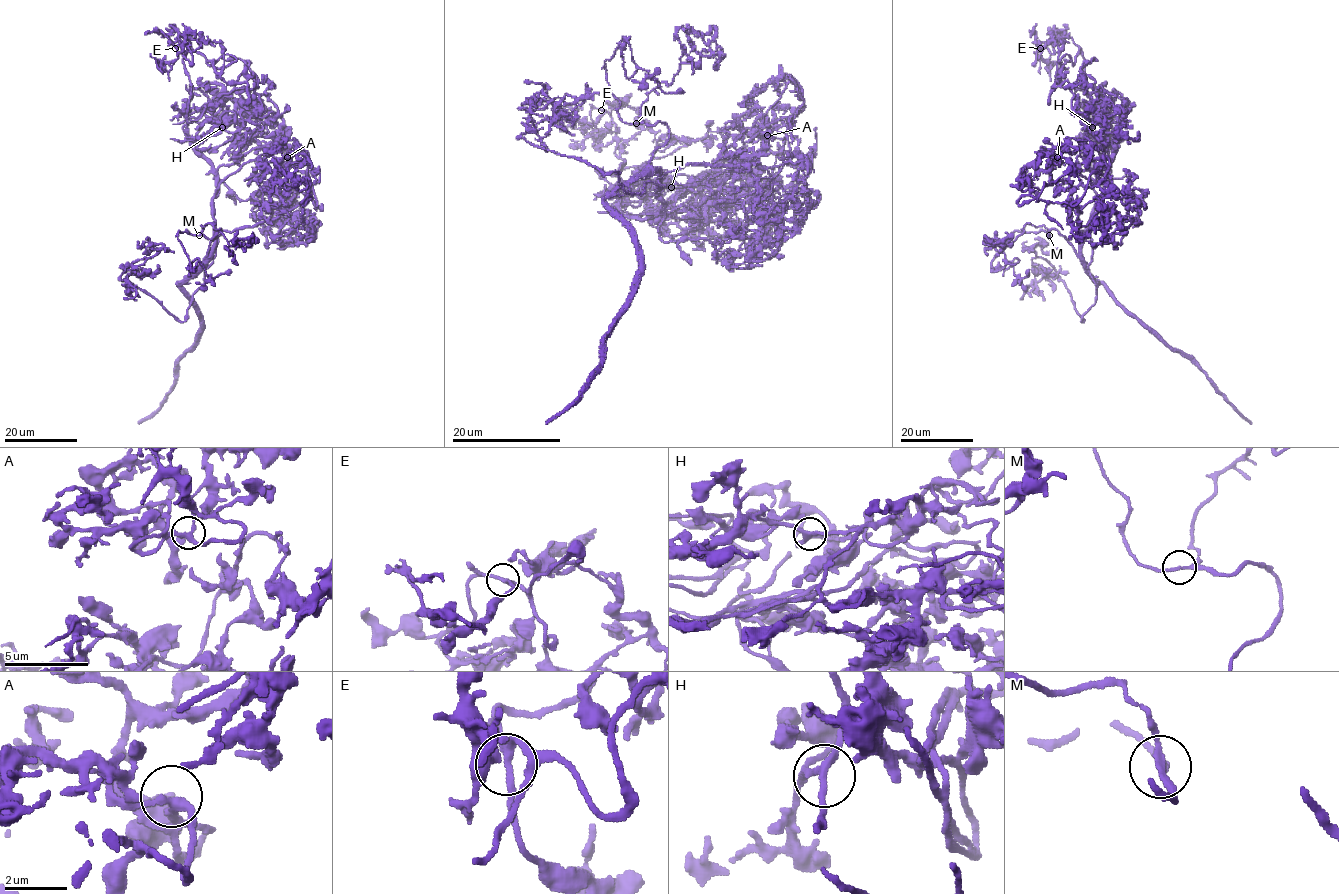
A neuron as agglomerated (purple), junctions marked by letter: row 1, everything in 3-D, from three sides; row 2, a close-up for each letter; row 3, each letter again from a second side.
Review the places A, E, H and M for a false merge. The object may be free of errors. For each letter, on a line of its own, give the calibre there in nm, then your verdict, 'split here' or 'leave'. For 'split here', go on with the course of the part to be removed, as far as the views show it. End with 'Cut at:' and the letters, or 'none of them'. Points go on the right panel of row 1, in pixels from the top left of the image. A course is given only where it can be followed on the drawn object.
A: 260 nm | leave
E: 240 nm | leave
H: 240 nm | leave
M: 170 nm | leave
Cut at: none of them

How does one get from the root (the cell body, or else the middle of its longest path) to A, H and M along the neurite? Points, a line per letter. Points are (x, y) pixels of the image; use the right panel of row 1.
A: (1090, 236), (1077, 230), (1076, 205), (1037, 199), (1051, 183), (1045, 170), (1059, 167), (1057, 157)
H: (1090, 236), (1087, 225), (1096, 199), (1109, 179), (1113, 157), (1109, 127), (1099, 123), (1095, 111), (1092, 127)
M: (1090, 236), (1086, 234), (1077, 255), (1056, 230), (1049, 232), (1050, 239), (1049, 235)

